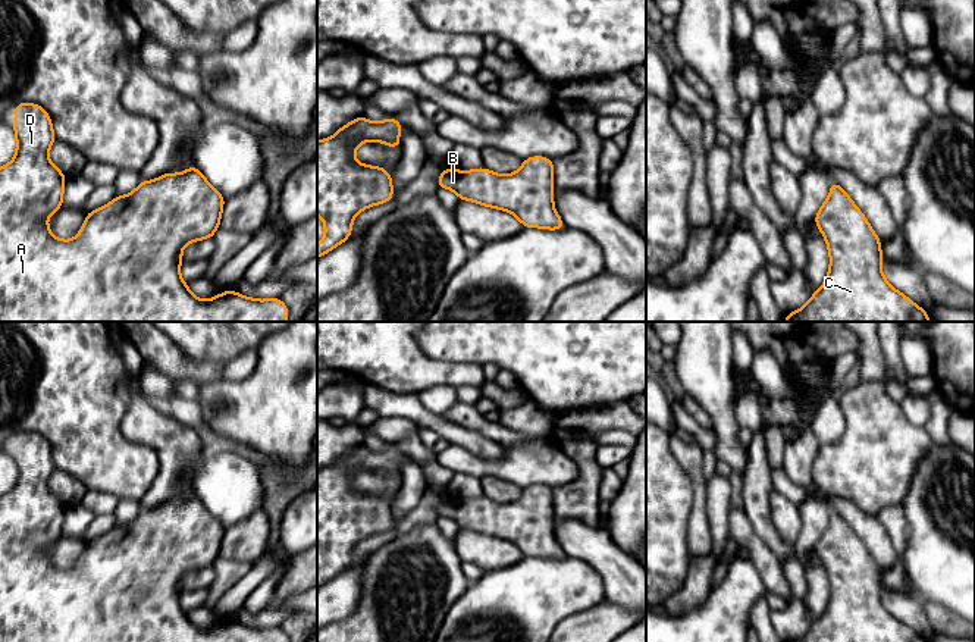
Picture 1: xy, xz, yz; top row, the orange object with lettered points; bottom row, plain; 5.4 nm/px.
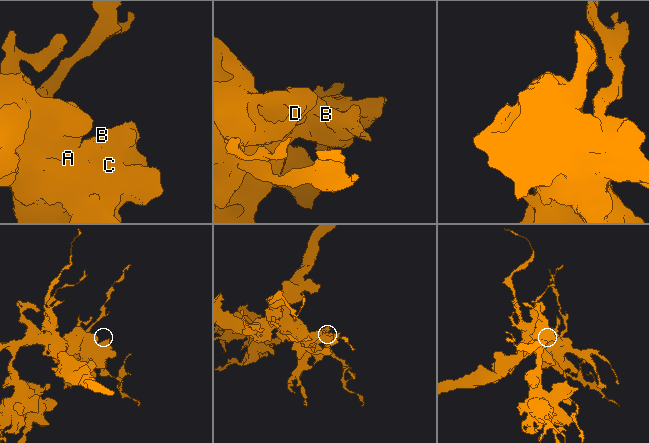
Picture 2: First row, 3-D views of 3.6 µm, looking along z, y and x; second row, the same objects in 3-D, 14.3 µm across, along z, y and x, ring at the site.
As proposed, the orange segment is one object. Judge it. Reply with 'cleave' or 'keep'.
keep

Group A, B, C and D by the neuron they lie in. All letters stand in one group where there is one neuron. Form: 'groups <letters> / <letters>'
groups A B C D

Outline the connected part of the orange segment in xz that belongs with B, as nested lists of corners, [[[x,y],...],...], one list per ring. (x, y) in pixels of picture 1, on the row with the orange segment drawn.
[[[543,156],[523,160],[521,167],[508,175],[485,167],[446,167],[438,176],[438,188],[454,191],[461,201],[505,210],[526,228],[559,231],[565,226],[554,207],[554,163]]]

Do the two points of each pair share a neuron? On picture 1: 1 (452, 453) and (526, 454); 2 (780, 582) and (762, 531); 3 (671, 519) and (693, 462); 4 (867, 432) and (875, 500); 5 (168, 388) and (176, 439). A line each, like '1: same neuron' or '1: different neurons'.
1: same neuron
2: different neurons
3: different neurons
4: same neuron
5: different neurons

